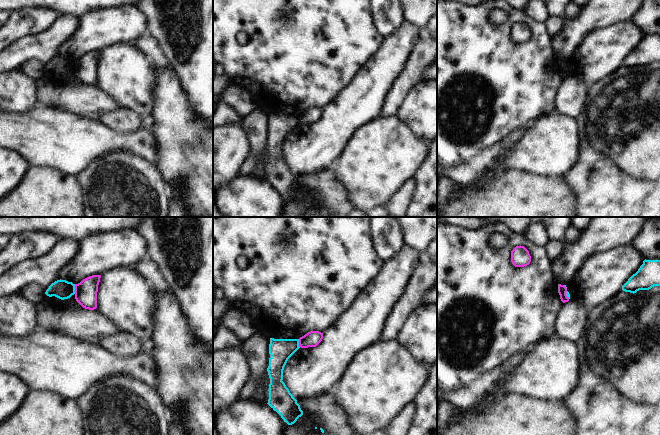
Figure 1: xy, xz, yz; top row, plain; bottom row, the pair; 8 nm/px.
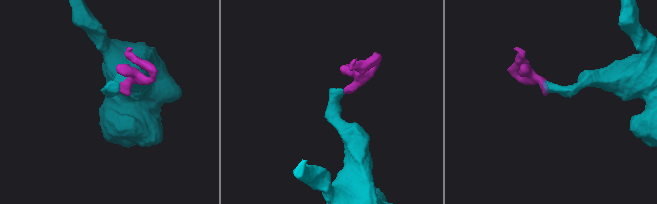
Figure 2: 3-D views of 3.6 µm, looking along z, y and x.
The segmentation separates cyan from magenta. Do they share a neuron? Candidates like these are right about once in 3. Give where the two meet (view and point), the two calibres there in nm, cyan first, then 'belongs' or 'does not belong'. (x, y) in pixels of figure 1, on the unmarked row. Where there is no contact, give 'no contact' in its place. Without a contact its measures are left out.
xy (74, 65) | 160/180 nm | does not belong

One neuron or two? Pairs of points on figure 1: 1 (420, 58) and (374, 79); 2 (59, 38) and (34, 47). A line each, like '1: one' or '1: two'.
1: two
2: one

